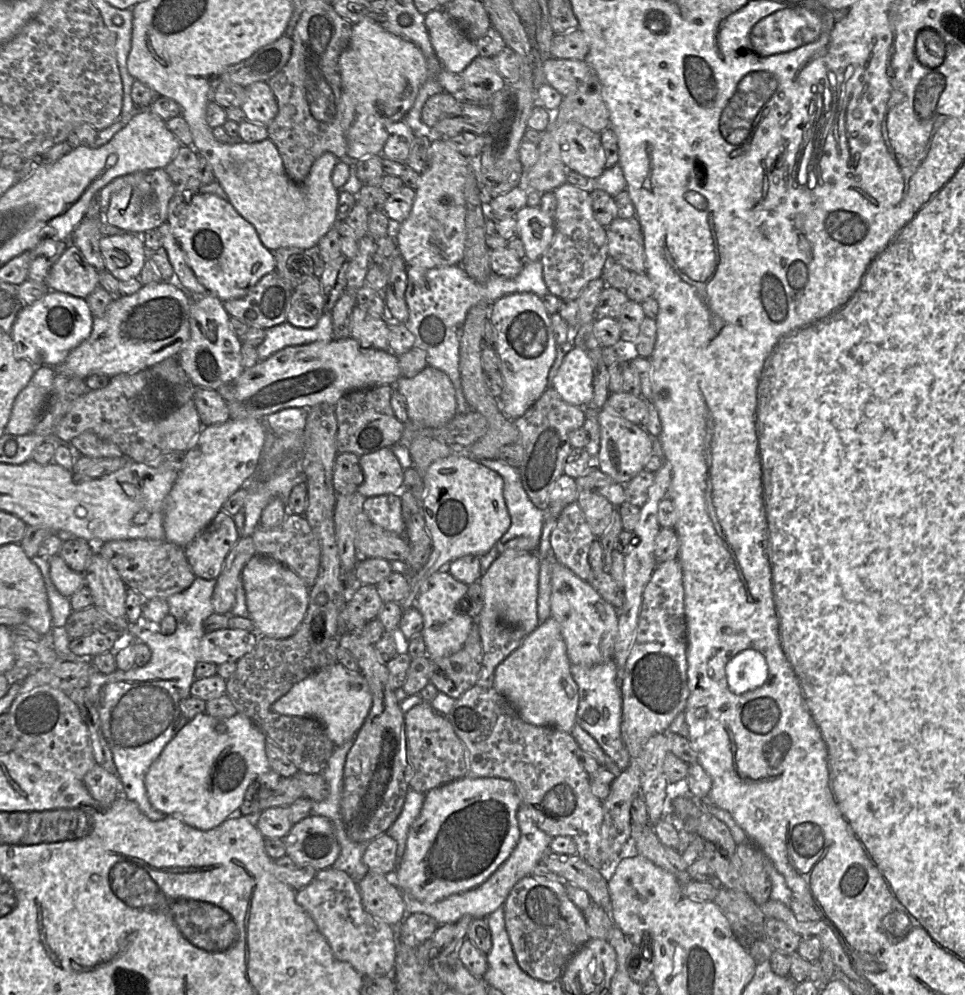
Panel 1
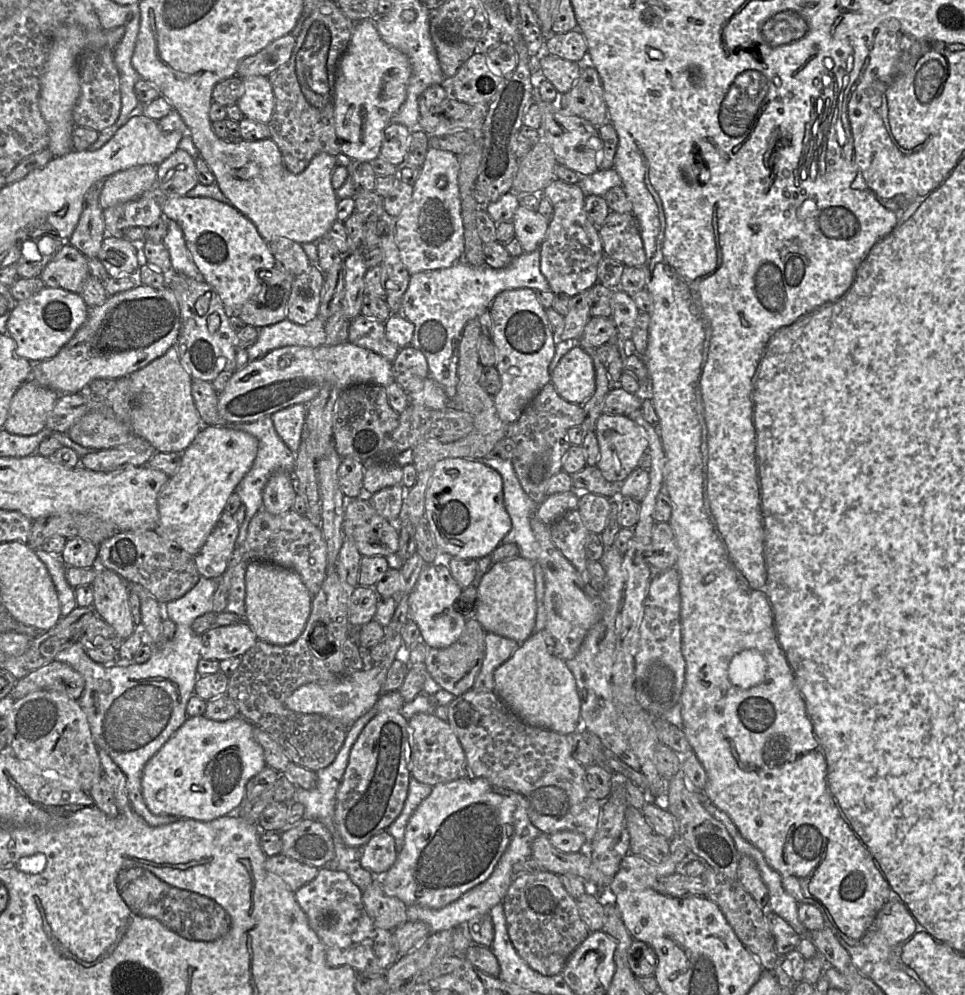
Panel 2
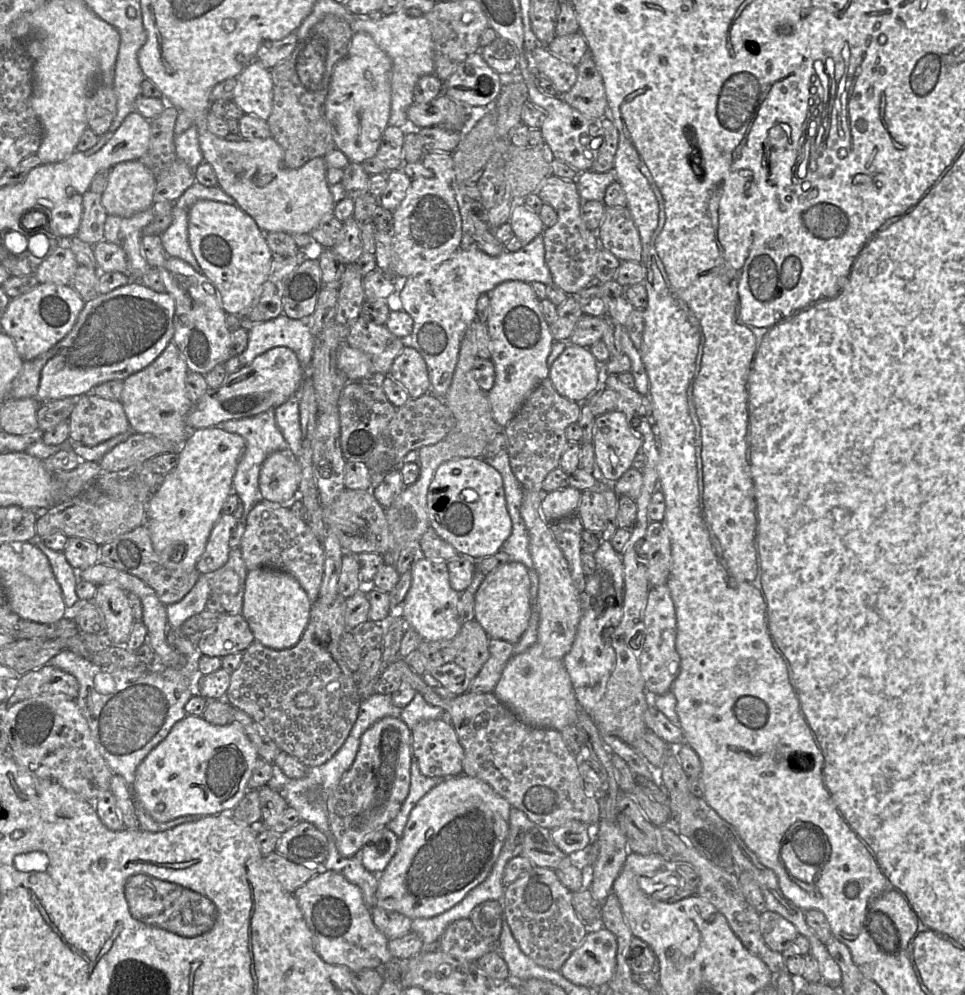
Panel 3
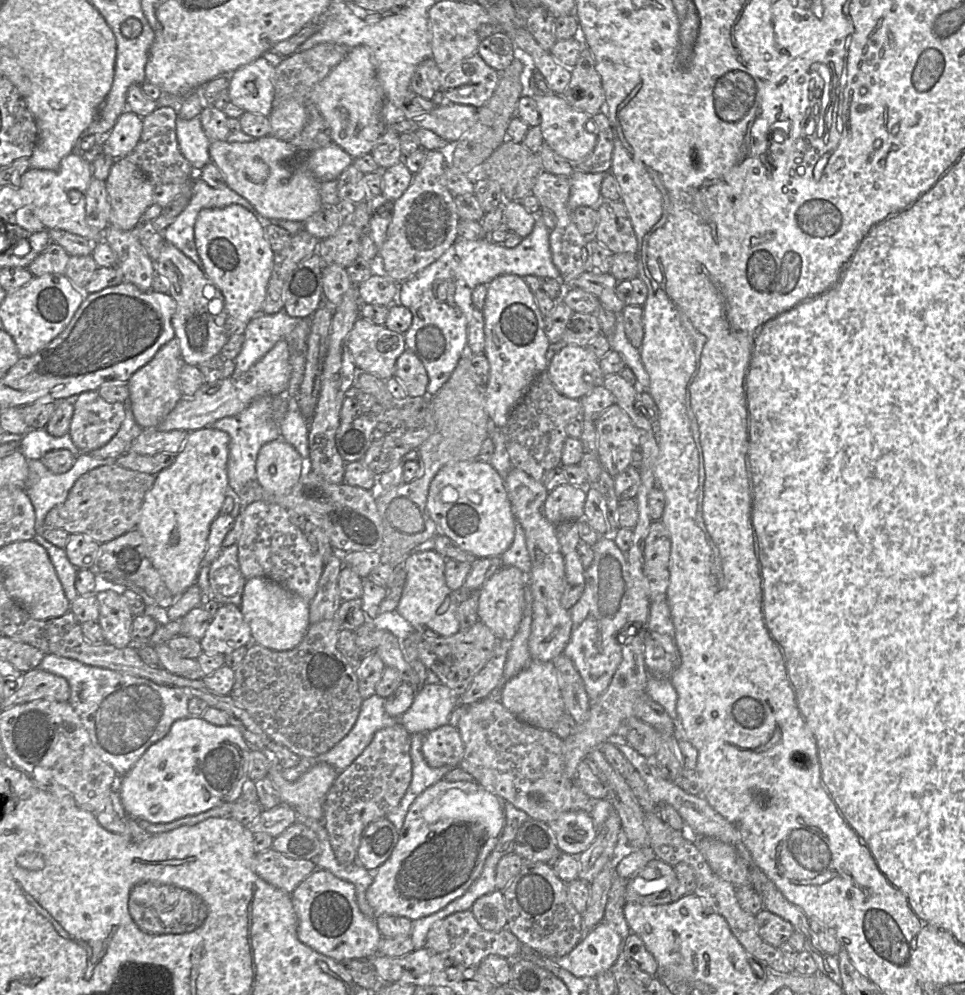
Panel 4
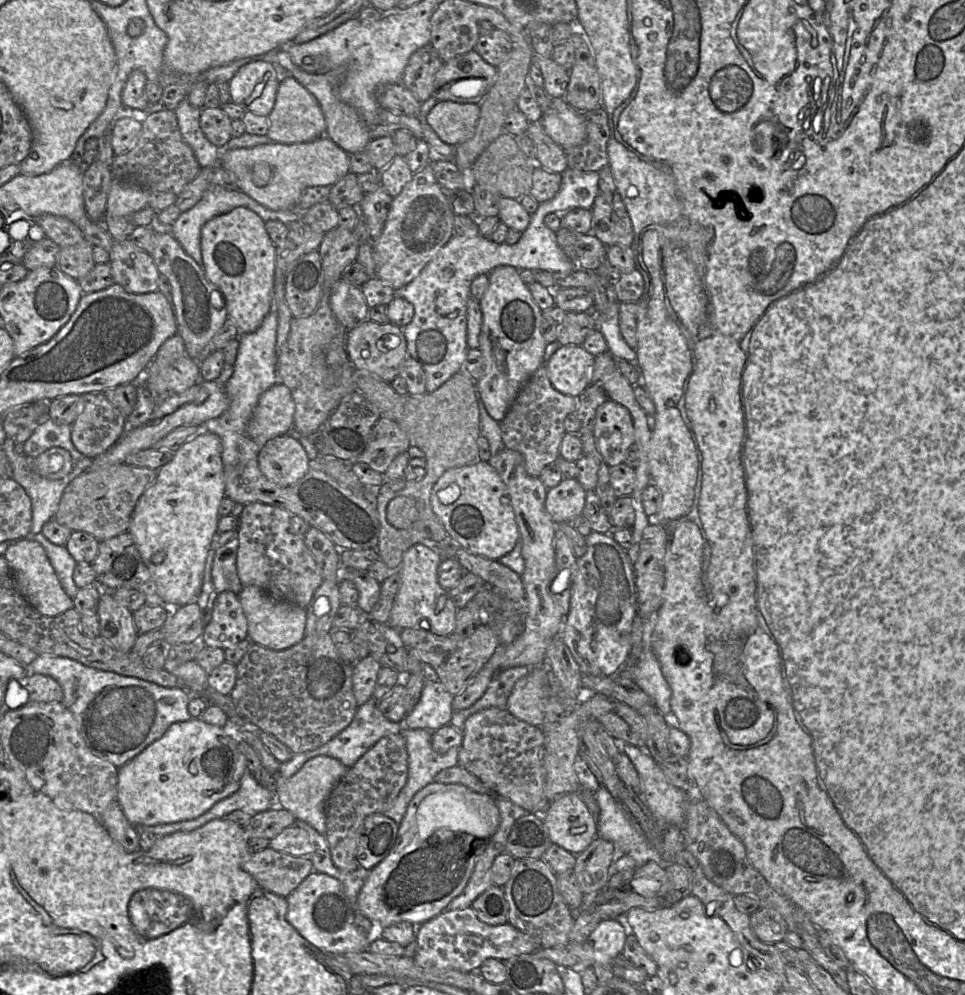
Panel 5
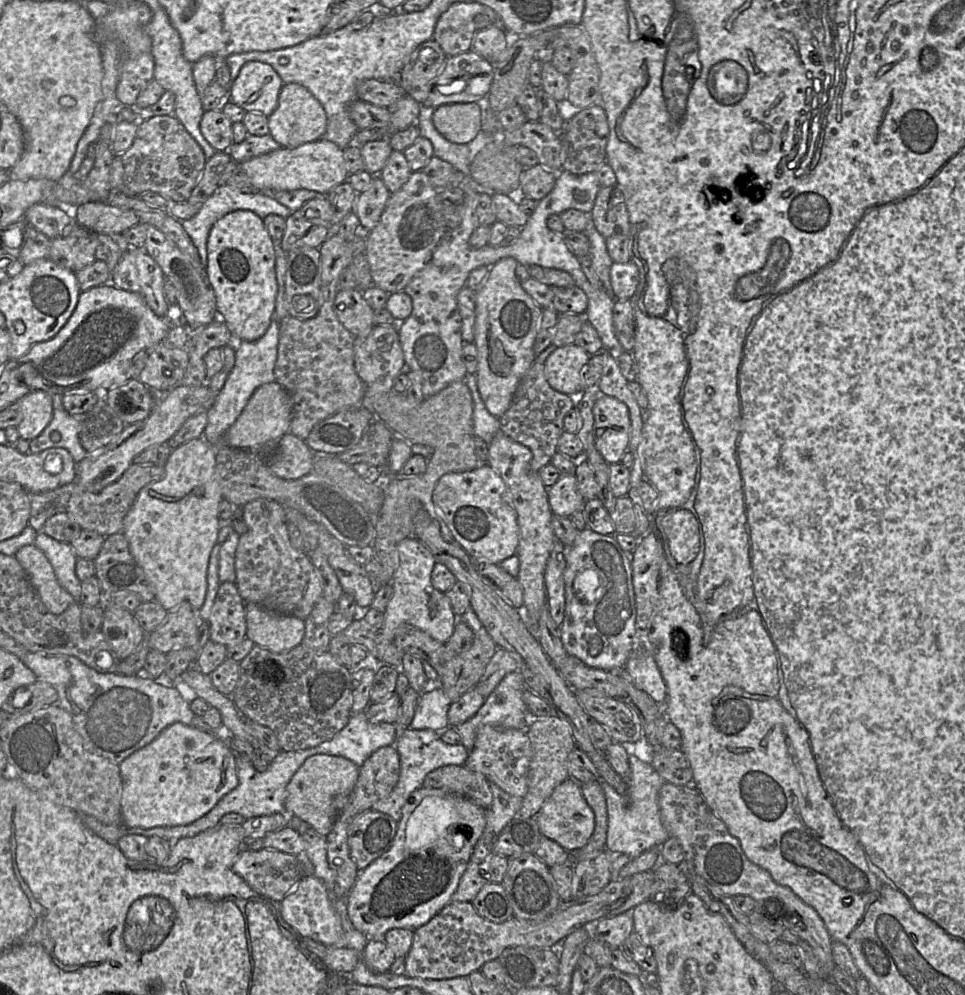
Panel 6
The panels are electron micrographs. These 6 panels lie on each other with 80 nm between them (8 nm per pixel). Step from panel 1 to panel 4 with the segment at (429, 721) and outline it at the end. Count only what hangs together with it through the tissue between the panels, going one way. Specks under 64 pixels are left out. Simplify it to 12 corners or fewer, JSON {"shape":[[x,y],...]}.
{"shape":[[450,724],[423,736],[429,766],[459,767],[464,746]]}

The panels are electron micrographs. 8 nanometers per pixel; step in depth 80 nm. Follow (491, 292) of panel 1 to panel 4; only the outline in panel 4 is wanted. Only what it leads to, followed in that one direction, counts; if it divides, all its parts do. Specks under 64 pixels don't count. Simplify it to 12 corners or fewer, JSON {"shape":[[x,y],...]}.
{"shape":[[539,212],[514,248],[458,237],[398,285],[433,396],[468,353],[472,292],[560,280]]}

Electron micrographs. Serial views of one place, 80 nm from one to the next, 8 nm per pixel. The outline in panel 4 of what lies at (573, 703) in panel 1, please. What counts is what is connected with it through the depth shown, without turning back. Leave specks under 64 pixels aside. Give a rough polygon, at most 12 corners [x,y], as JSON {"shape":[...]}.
{"shape":[[531,660],[499,701],[551,731],[566,712],[553,662]]}

